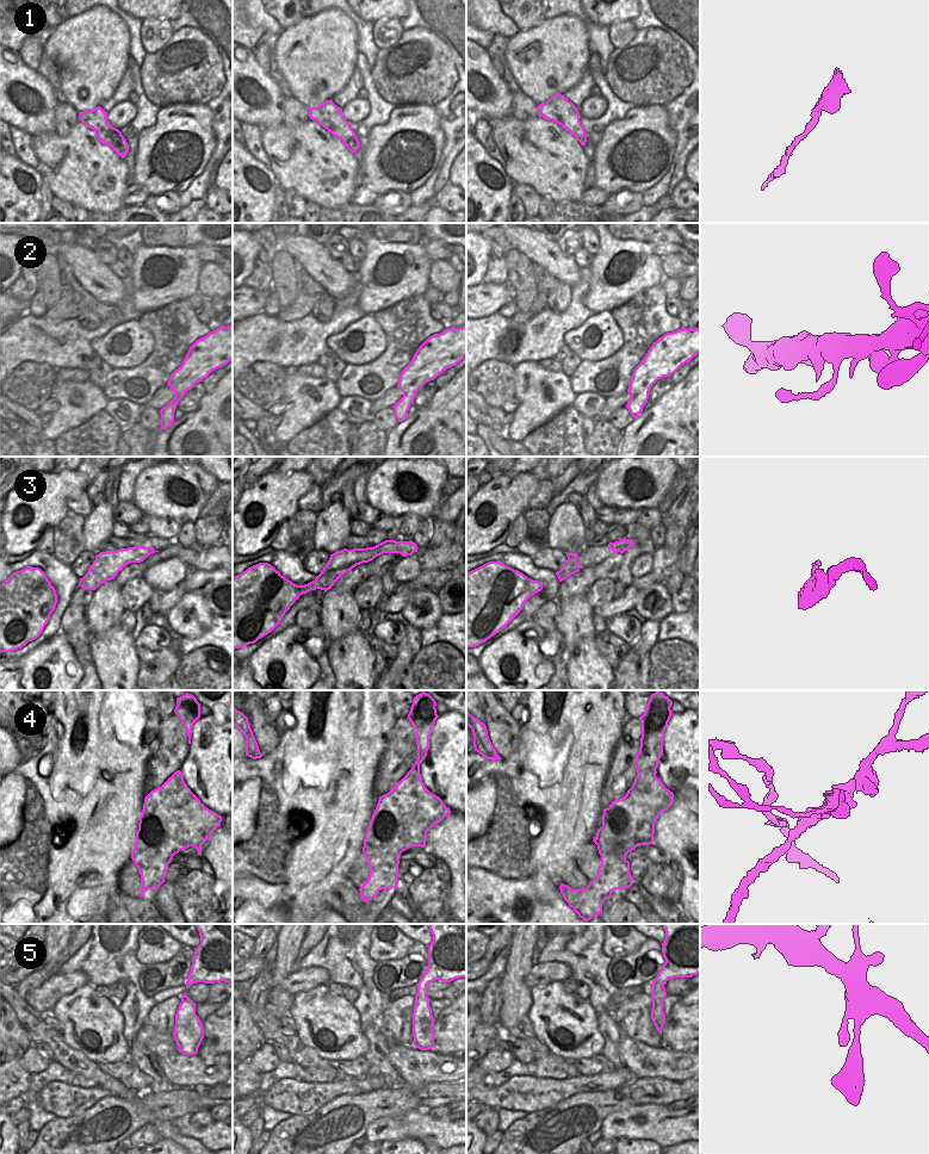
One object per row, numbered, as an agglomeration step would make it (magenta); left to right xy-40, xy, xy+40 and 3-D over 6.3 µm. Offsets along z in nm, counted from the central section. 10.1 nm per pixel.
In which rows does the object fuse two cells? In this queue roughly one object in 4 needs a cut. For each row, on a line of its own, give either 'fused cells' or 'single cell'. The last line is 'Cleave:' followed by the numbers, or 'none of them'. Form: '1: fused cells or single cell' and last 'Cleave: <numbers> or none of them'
1: fused cells
2: single cell
3: single cell
4: fused cells
5: single cell
Cleave: 1, 4

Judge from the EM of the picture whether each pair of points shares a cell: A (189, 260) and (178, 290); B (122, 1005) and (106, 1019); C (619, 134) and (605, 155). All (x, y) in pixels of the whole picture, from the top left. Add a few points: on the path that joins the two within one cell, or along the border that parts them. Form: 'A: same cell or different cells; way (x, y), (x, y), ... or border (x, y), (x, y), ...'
A: same cell; way (186, 267), (178, 275), (178, 283)
B: different cells; border (110, 999), (123, 1017), (124, 1036)
C: same cell; way (618, 138), (609, 150)

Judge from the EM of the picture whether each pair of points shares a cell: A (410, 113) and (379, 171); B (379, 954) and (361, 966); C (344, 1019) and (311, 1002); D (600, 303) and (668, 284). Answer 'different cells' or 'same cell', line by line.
A: same cell
B: different cells
C: same cell
D: different cells

